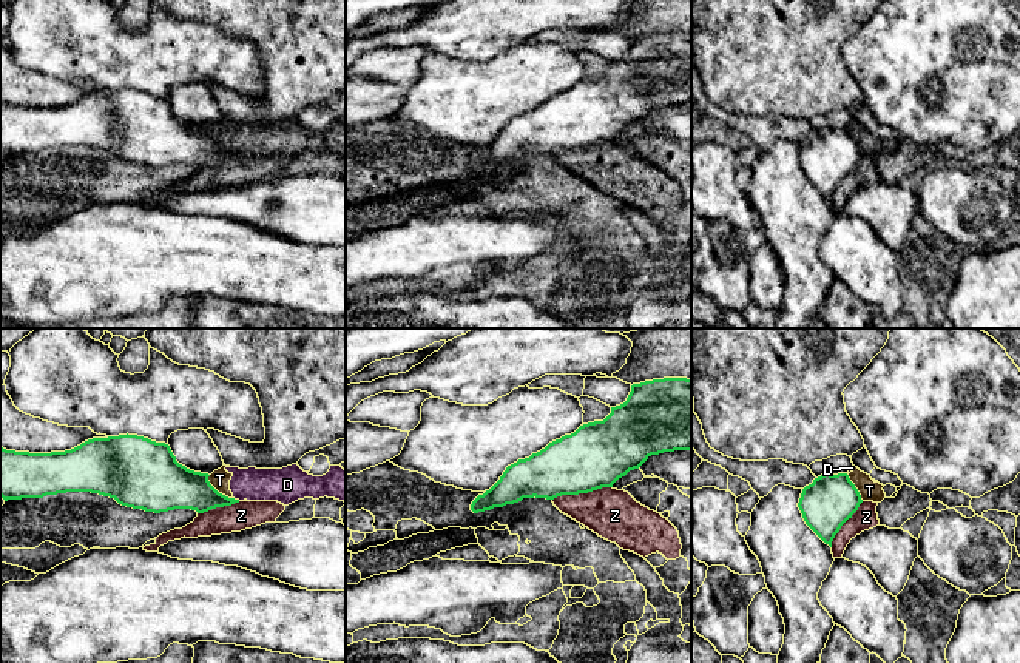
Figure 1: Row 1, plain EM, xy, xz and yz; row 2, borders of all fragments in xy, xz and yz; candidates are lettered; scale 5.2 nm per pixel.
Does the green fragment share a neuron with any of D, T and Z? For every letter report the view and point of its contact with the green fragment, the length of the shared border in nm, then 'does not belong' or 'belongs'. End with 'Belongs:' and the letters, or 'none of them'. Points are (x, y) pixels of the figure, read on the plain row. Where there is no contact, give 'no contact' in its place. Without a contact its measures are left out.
D: contact xy (236, 154); length 40 nm; does not belong
T: contact xy (216, 145); length 180 nm; does not belong
Z: contact xz (582, 147); length 320 nm; does not belong
Belongs: none of them

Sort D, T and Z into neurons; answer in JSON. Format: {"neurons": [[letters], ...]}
{"neurons": [["D", "T"], ["Z"]]}

